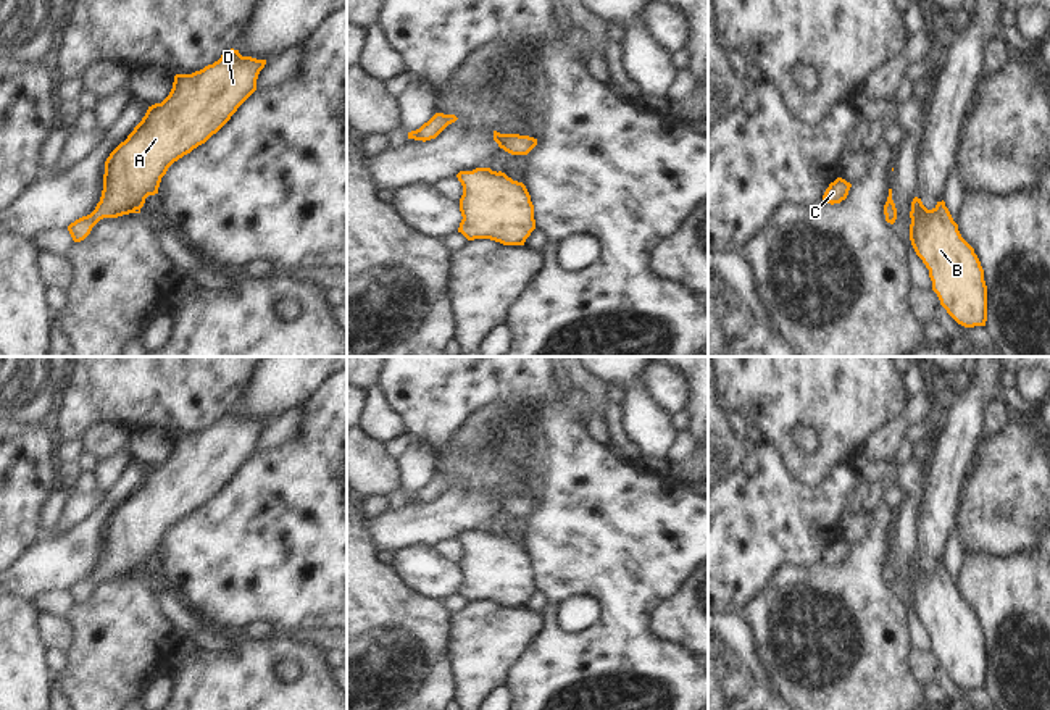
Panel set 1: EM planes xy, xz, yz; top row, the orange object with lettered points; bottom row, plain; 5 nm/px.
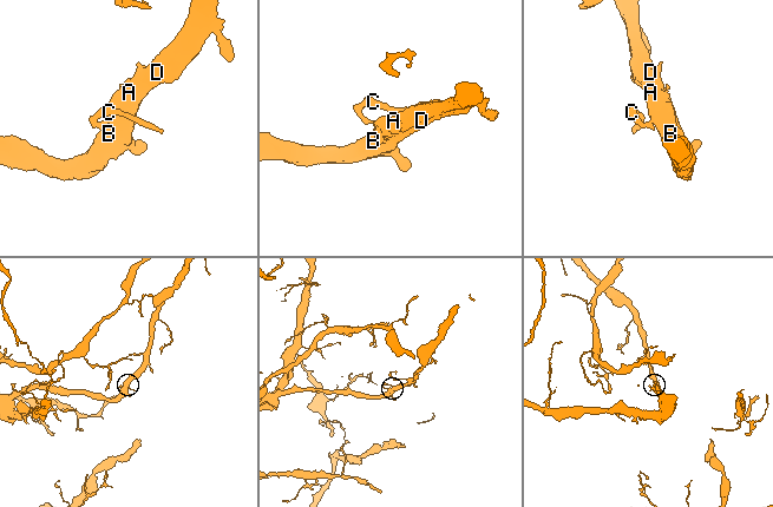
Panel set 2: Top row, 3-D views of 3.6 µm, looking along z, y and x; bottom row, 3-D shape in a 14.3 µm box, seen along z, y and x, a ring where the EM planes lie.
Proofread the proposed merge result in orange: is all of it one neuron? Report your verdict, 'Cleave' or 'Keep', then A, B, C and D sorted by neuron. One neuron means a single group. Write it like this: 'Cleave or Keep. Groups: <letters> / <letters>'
Keep. Groups: A B C D

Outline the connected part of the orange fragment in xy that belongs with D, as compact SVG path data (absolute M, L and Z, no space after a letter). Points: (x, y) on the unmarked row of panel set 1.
M231 410L200 432L176 436L169 457L148 468L142 482L106 520L100 563L90 576L68 587L73 602L84 602L103 579L140 574L145 560L158 555L168 529L216 495L256 452L256 441L265 426L266 421L242 418L239 411Z

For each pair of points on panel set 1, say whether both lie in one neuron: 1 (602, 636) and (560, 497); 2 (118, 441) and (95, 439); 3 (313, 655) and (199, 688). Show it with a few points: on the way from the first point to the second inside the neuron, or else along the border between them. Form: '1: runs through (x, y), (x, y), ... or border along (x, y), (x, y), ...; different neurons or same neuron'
1: runs through (610, 602), (610, 547), (594, 531); same neuron
2: runs through (113, 439), (100, 439); same neuron
3: runs through (284, 652), (260, 655), (228, 688); same neuron

